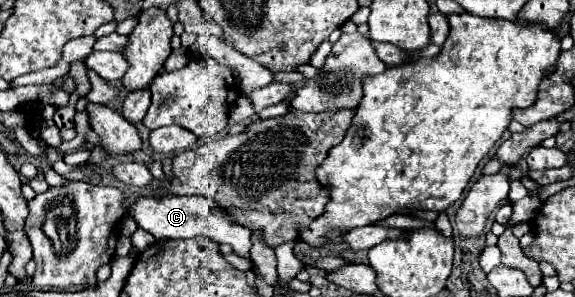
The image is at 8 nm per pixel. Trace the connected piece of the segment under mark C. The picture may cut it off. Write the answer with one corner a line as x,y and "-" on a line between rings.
200,195
162,197
162,199
140,197
138,201
132,203
130,211
126,211
124,217
134,219
138,229
148,231
156,239
190,239
190,237
198,237
198,235
208,235
208,237
216,239
218,243
228,243
238,257
250,259
250,247
252,247
250,231
246,227
234,225
230,221
230,217
220,207
212,205
212,201
208,201
206,197
200,197

